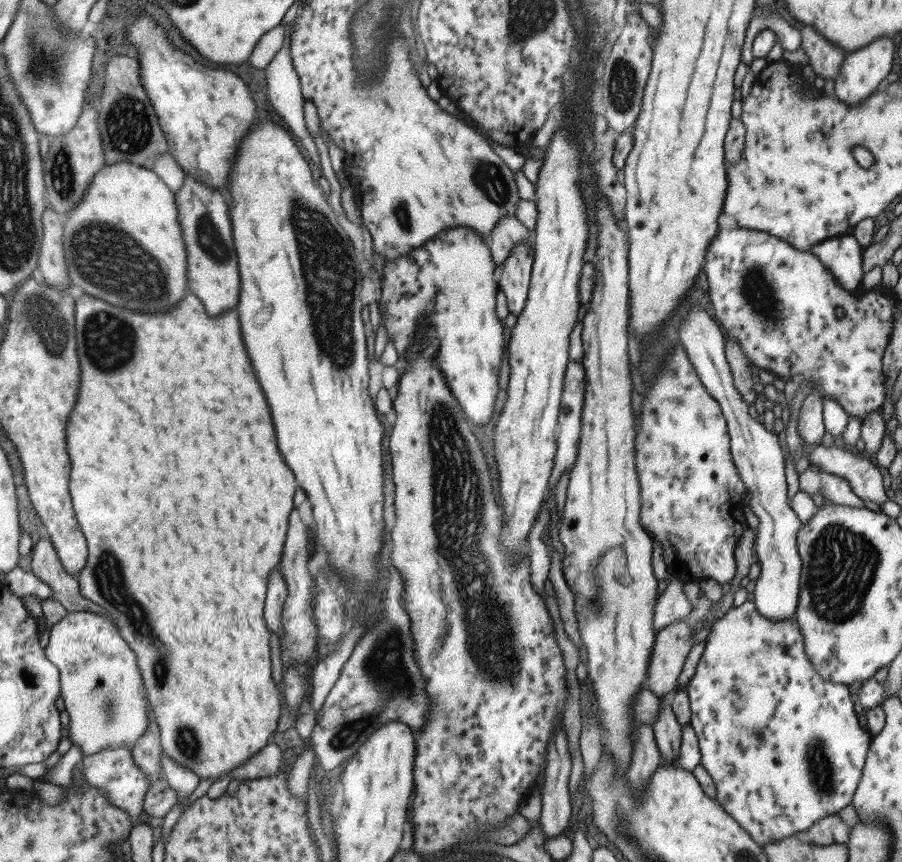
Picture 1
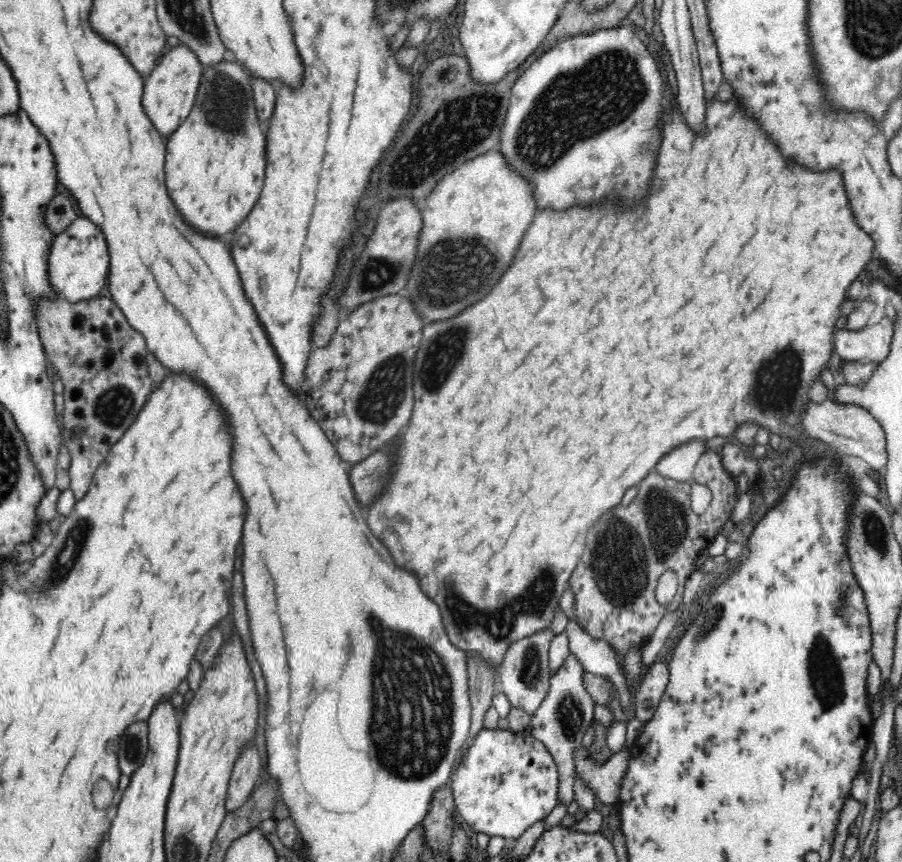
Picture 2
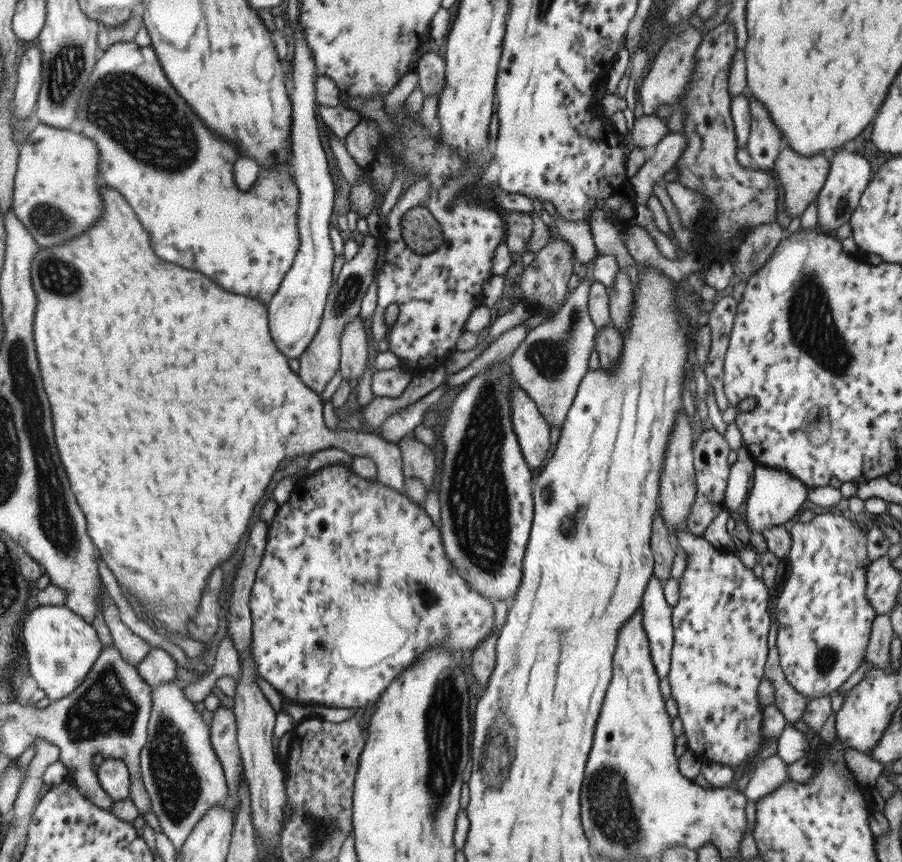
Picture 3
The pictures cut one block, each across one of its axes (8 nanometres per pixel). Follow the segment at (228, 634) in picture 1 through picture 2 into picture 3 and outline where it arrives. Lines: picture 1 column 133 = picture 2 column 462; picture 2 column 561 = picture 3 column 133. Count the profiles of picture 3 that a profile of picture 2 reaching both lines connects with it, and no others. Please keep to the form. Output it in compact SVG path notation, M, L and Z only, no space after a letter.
M106 185L100 187L103 216L99 218L97 226L63 246L39 248L31 260L29 273L36 299L32 318L34 351L42 387L49 398L53 414L53 436L57 452L75 502L85 517L87 535L98 556L105 562L116 582L121 584L121 588L125 588L131 596L139 600L144 612L155 616L167 632L181 632L181 636L189 638L187 618L197 612L197 600L201 598L201 590L205 588L209 574L213 572L213 568L229 560L229 556L236 549L241 548L245 530L254 515L255 504L265 494L267 484L271 482L271 476L275 474L281 460L329 448L343 450L351 456L366 456L375 463L375 478L383 485L405 495L402 456L393 443L385 442L379 435L352 429L329 431L322 416L320 394L301 382L287 367L287 359L275 348L268 330L266 305L253 297L232 294L204 274L183 270L155 258L149 248L147 232L141 228L133 209L119 192L105 187Z

